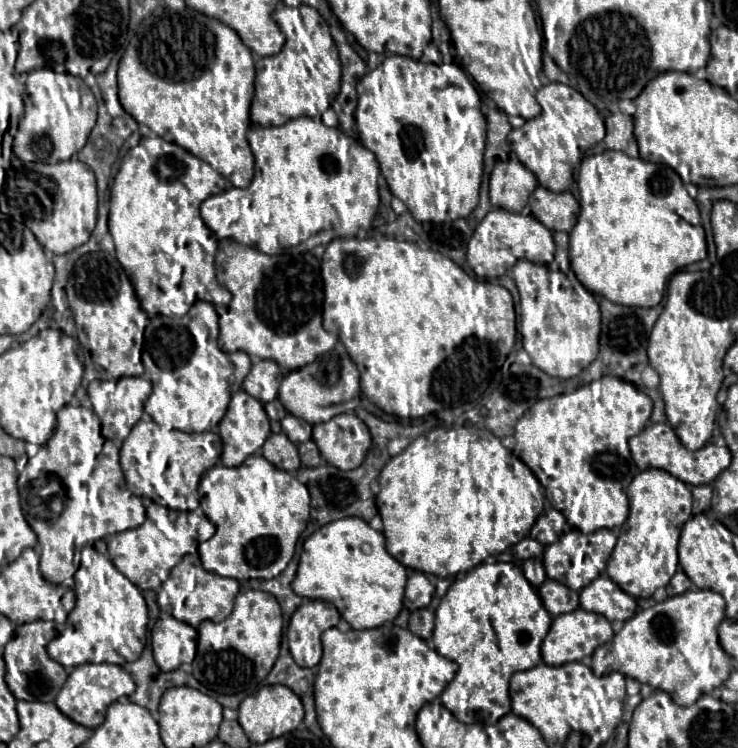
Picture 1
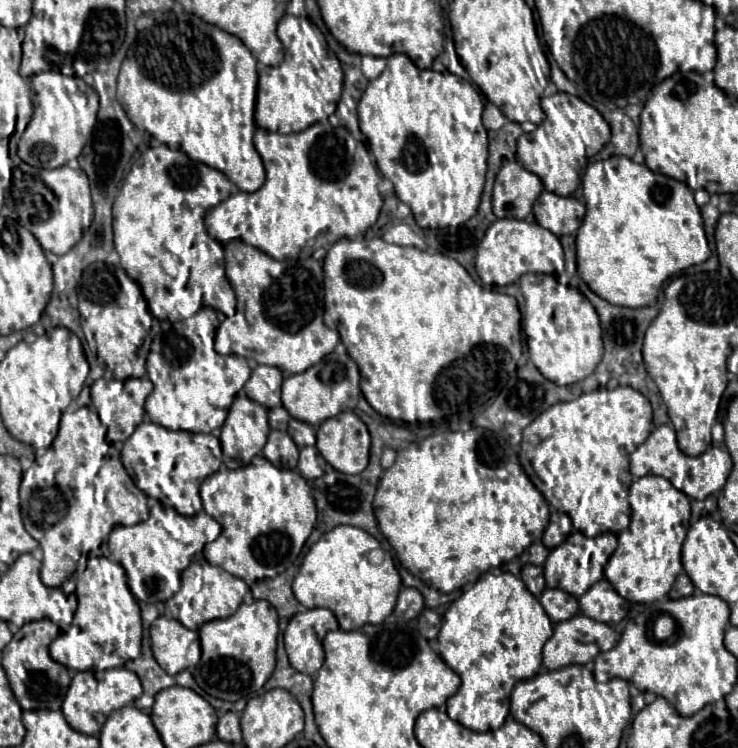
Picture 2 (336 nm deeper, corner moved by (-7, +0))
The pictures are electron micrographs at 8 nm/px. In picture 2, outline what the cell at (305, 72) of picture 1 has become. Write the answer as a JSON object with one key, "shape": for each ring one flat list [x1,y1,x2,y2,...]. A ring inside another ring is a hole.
{"shape":[[284,15,278,23,278,37,284,43,286,57,278,67,258,67,258,97,256,125,276,133,304,131,312,123,334,113,342,93,342,67,336,55,328,49,322,31,306,17],[324,51,324,55,316,55]]}

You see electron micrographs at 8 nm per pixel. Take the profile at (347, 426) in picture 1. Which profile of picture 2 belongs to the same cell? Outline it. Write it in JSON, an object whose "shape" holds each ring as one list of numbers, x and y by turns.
{"shape":[[344,411,338,417,326,419,318,427,316,439,318,451,336,471,358,475,366,469,370,435,356,413]]}

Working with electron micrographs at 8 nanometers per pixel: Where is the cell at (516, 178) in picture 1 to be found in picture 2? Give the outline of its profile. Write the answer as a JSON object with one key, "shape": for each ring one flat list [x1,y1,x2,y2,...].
{"shape":[[504,161,494,183,494,215,498,219,526,219,542,189,538,175,524,169,518,161]]}

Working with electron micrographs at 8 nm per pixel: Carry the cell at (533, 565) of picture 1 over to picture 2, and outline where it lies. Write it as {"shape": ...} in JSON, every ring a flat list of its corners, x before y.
{"shape":[[524,565,524,569,522,569,522,581,526,583,528,591,534,597,540,597,542,589,546,589,544,573,542,573,542,567,538,567,538,565]]}

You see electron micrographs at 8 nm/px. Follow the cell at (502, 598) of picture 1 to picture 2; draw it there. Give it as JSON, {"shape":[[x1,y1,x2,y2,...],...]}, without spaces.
{"shape":[[508,571,498,573,485,573,450,605,450,609,442,619,438,635,438,655,462,679,458,693,454,693,448,699,448,715,472,731,494,731,504,723,508,715,512,689,518,681,530,679,540,671,542,647,552,637,552,623,546,617,546,611,542,609,540,601,526,589,524,581]]}

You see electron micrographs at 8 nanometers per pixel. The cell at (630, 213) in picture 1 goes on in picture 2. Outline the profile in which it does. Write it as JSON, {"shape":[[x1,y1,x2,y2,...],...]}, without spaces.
{"shape":[[628,157,590,163,582,177,586,217,576,233,576,263,588,287,612,305,656,305,666,279,710,257,694,191]]}

